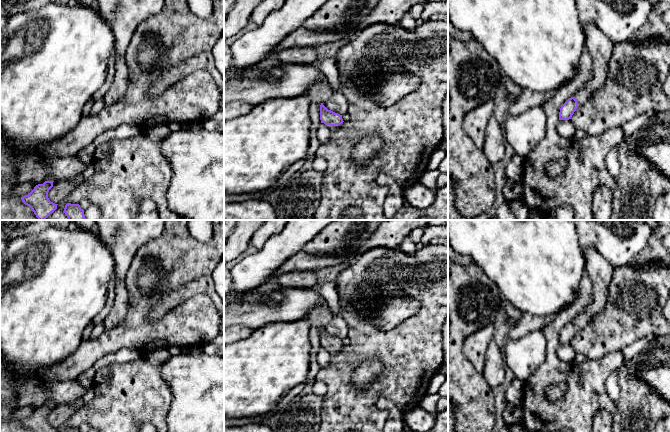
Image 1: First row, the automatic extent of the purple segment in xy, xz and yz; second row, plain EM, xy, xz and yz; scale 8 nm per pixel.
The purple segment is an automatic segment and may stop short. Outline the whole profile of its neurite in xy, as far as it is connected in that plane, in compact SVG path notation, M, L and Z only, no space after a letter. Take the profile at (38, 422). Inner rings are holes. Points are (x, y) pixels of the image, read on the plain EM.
M45 405L43 408L36 409L28 419L21 421L21 424L30 432L57 432L58 428L48 422L48 416L52 411L53 405Z

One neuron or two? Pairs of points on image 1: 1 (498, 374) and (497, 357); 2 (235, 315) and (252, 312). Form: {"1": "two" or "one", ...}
{"1": "one", "2": "one"}

